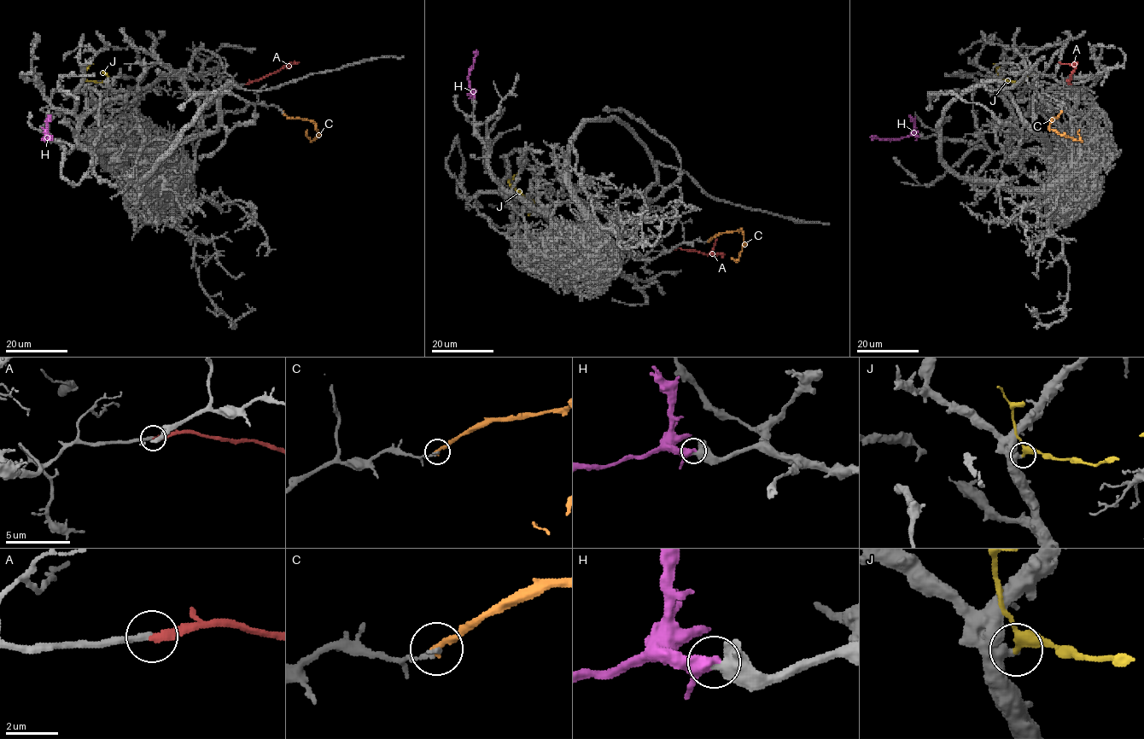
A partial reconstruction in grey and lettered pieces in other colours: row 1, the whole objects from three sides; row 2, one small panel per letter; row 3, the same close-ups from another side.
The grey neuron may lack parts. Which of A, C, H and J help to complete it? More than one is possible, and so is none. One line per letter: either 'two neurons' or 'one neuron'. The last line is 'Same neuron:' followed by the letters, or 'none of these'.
A: one neuron
C: two neurons
H: one neuron
J: two neurons
Same neuron: A, H

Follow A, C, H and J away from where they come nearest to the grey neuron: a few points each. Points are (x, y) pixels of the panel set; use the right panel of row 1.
A: (1070, 84), (1070, 75), (1075, 67), (1059, 61)
C: (1060, 113), (1051, 119), (1049, 127), (1077, 140), (1081, 139), (1078, 130)
H: (919, 136), (895, 139), (871, 136)
J: (1000, 79), (1021, 81), (1035, 72)

